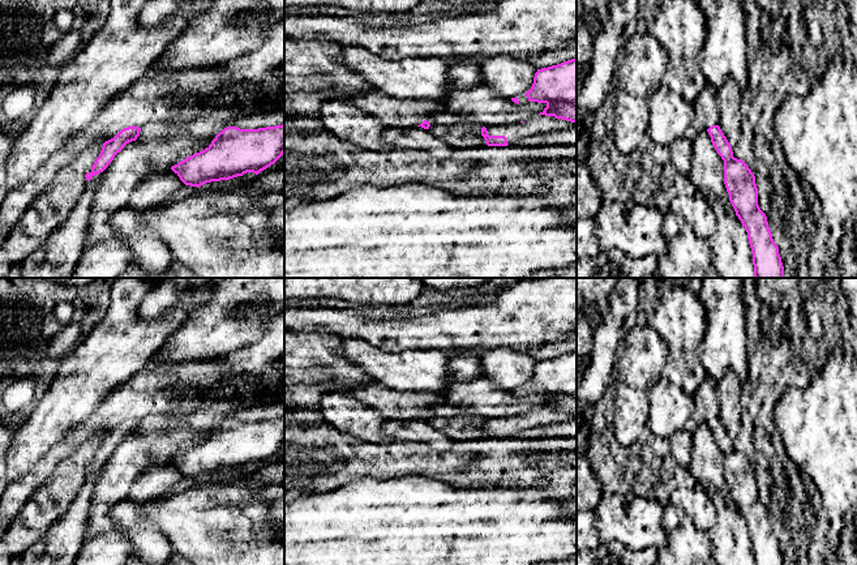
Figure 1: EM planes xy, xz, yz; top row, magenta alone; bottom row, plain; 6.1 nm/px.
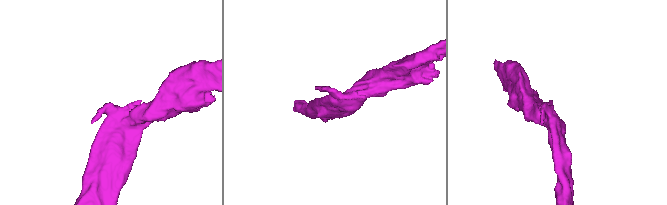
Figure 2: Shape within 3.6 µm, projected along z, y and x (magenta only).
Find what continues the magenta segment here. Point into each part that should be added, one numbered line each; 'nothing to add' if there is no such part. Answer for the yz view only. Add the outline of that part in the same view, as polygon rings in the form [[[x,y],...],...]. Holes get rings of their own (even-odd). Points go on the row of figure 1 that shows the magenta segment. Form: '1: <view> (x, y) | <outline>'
nothing to add

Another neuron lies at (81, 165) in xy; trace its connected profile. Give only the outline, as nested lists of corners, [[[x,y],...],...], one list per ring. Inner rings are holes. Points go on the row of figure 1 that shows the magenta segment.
[[[97,144],[78,153],[25,210],[0,247],[0,278],[5,278],[13,265],[22,265],[67,219],[87,187],[85,175],[91,172],[102,146]]]

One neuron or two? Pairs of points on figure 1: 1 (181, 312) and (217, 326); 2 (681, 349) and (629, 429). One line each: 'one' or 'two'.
1: two
2: two

